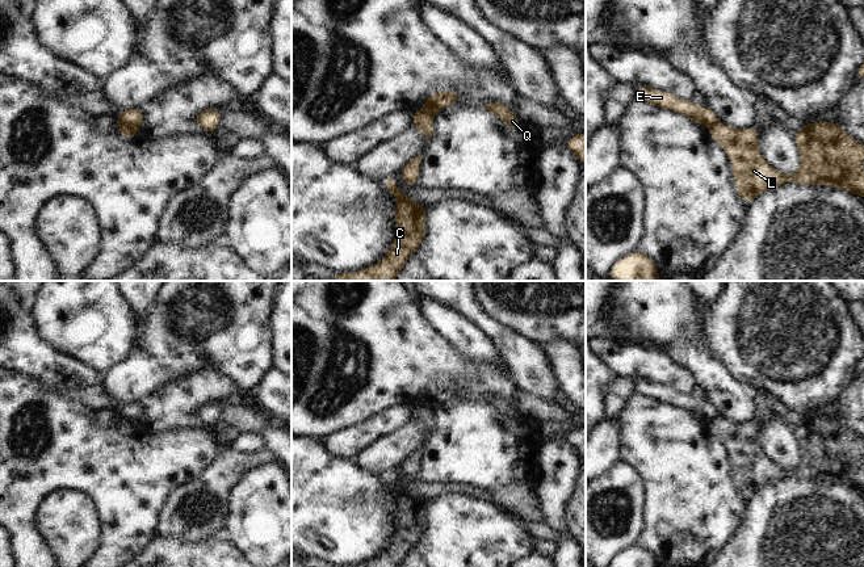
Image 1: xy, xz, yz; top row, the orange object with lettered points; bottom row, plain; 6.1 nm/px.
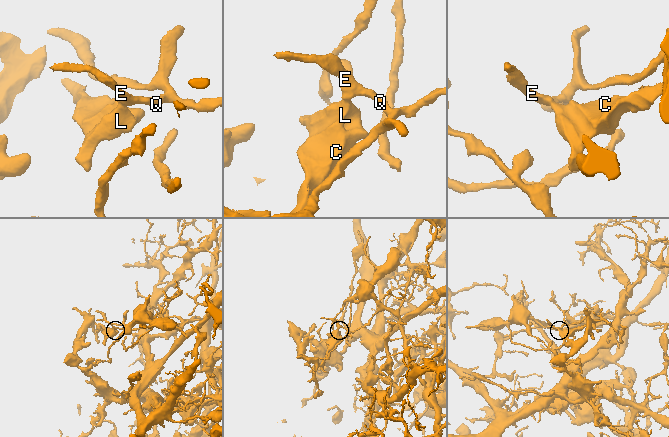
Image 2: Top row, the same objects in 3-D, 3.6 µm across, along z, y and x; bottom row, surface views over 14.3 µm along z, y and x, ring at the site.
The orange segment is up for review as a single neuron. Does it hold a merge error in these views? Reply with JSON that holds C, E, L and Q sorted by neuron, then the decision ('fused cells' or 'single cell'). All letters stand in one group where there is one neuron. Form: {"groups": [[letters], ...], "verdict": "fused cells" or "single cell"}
{"groups": [["C", "L"], ["E", "Q"]], "verdict": "fused cells"}

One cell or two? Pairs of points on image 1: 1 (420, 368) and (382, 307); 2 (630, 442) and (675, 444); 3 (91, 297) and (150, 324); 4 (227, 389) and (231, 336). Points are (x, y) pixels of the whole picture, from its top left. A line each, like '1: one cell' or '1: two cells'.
1: one cell
2: one cell
3: two cells
4: two cells

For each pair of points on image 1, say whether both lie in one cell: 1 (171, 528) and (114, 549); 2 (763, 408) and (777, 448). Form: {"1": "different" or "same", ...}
{"1": "different", "2": "same"}

